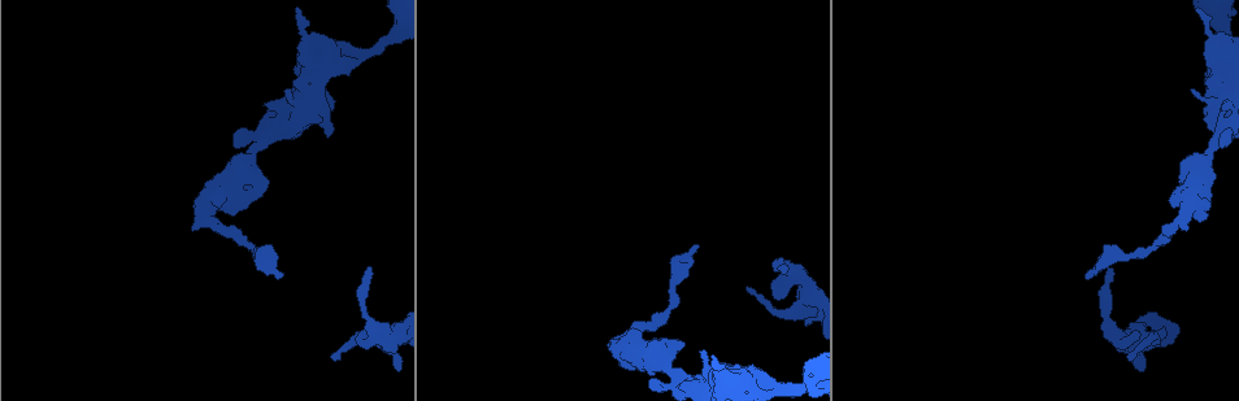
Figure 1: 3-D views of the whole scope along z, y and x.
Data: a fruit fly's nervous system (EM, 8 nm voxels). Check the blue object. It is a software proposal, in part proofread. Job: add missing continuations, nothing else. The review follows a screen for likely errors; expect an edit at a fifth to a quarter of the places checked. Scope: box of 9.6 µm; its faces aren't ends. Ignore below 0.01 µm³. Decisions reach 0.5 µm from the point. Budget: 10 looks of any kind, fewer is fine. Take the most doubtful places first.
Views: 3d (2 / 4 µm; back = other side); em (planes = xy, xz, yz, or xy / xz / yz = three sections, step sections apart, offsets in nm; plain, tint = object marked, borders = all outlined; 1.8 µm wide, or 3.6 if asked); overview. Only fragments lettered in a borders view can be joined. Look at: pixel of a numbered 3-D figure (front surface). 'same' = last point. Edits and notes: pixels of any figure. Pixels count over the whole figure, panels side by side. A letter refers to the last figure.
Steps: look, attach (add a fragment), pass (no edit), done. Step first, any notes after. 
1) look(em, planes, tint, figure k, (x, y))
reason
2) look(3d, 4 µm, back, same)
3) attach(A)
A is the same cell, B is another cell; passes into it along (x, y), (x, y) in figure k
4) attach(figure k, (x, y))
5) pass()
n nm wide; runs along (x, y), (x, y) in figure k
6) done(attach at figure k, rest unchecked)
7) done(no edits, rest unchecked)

look(3d, 2 µm, figure 1, (370, 266))
branch stops here

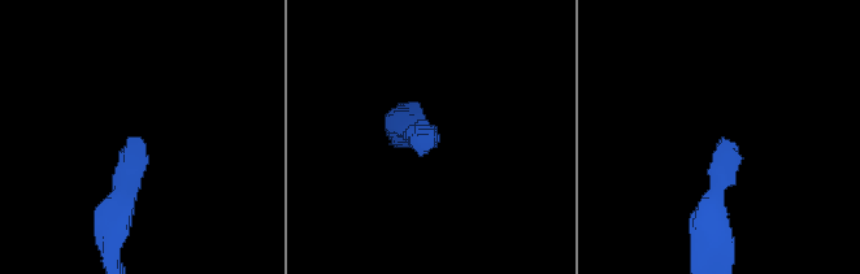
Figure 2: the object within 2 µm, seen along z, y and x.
look(em, planes, tint, figure 2, (142, 142))

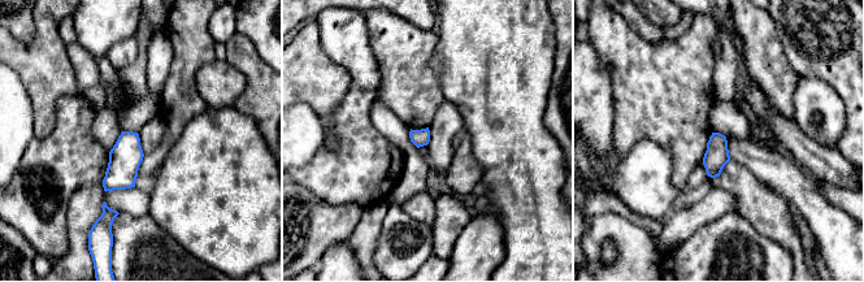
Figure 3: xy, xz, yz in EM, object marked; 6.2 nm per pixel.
look(em, planes, borders, same)
what lies round it

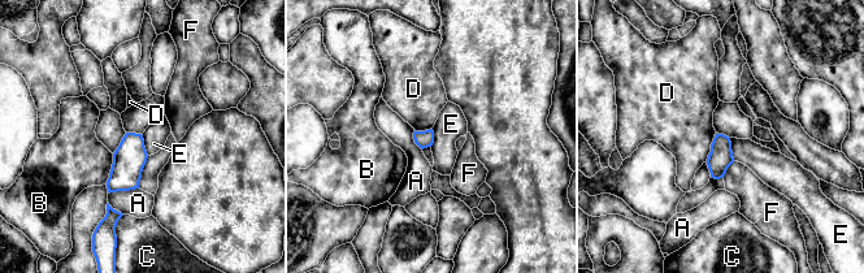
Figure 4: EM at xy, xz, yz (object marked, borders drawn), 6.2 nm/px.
pass()
110 nm wide; A, B, C, D, E and F are other cells; none of them fits

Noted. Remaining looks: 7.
look(em, planes, plain, figure 1, (1131, 361))
branch stops here

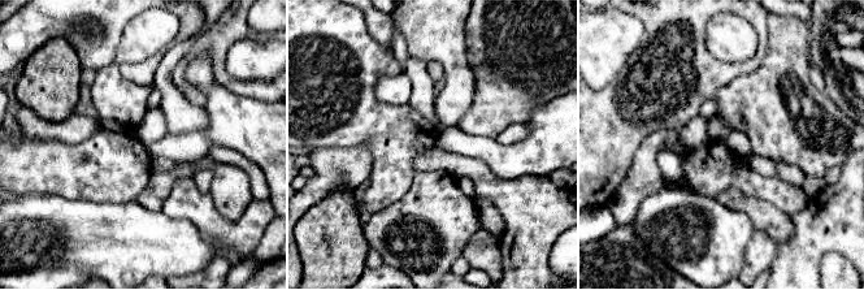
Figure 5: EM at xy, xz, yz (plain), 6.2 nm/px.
look(em, planes, borders, same)

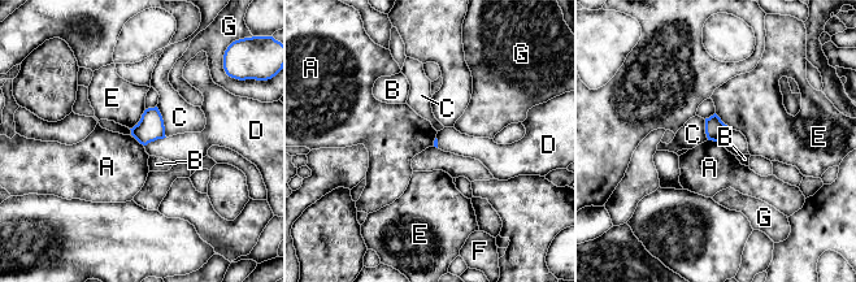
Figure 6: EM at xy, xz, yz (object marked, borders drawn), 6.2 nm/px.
pass()
A, B, C, D, E, F and G are other cells; border along (708, 139), (721, 143) in figure 6; no lettered fragment goes on from it

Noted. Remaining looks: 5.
look(em, 3.6 µm, xz, step 16, tint, figure 1, (310, 108))
three arms meet

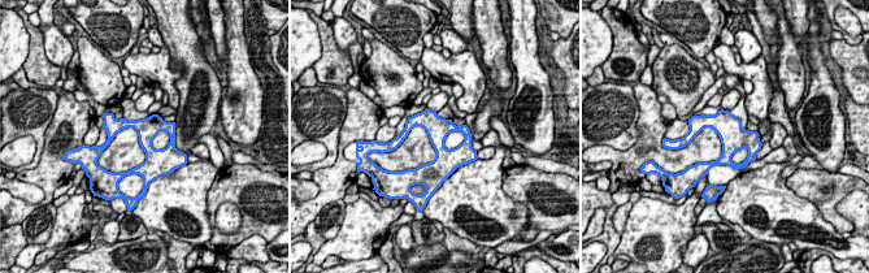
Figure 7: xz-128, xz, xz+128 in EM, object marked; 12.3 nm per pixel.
look(em, 3.6 µm, xz, step 16, borders, same)

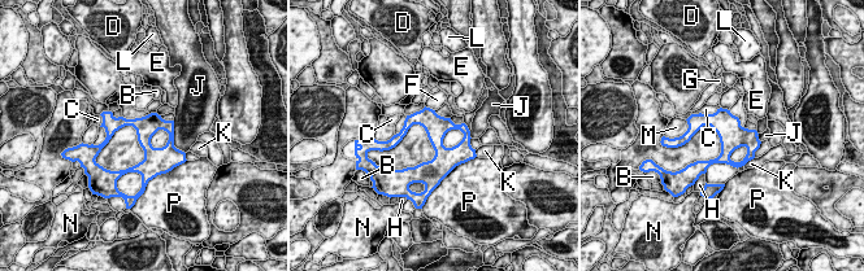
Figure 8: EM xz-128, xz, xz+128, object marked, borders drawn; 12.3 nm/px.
pass()
P touches over 460 nm; B, C, D, E, F, G, H, J, K, L, M, N and P are other cells; border along (425, 105), (434, 110) in figure 8; no lettered fragment goes on from it

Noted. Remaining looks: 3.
look(3d, 4 µm, figure 1, (281, 276))
end of a long branch

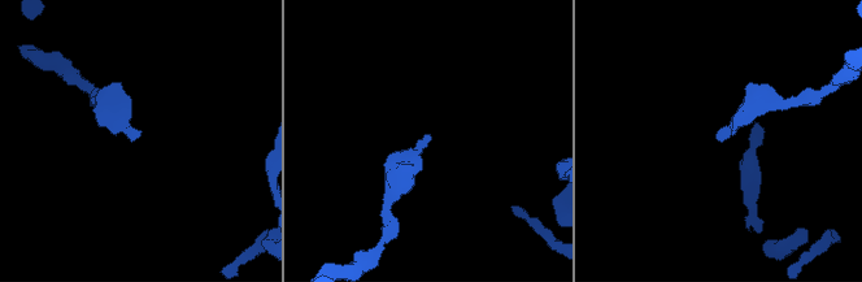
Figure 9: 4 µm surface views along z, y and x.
look(em, yz, step 8, tint, figure 9, (132, 139))
shape alone is not enough

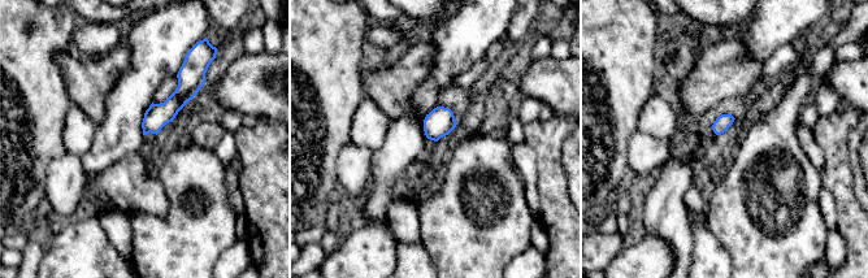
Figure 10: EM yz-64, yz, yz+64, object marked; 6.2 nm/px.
look(em, xz, step 4, borders, same)
another direction

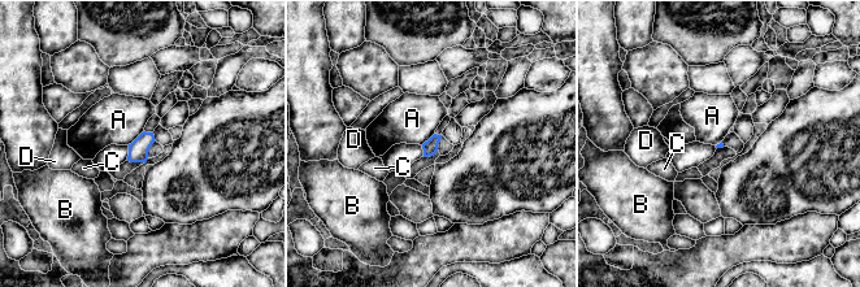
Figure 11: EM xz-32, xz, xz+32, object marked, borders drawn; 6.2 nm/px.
pass()
A, B, C and D are other cells; border along (144, 131), (127, 144) in figure 11; none of them fits

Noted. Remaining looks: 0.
done(no edits, rest unchecked)

